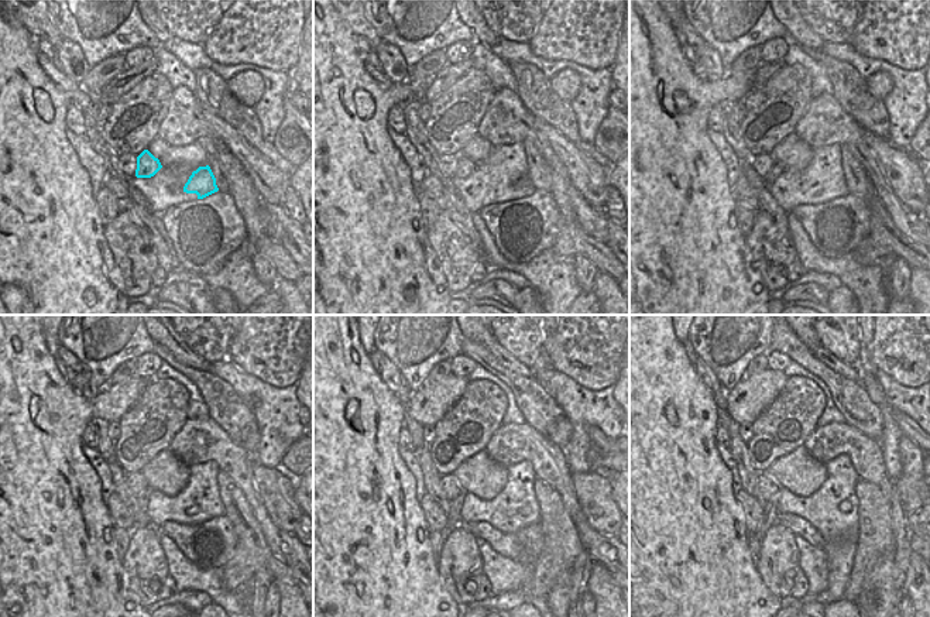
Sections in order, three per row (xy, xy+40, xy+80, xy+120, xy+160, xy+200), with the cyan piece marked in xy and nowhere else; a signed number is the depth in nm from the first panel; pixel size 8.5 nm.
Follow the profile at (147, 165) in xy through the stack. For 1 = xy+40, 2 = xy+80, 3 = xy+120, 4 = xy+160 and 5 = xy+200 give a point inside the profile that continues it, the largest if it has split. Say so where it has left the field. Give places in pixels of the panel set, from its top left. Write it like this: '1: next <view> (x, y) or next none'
1: next xy+40 (464, 167)
2: next xy+80 (778, 168)
3: next xy+120 (143, 499)
4: next xy+160 (455, 516)
5: next xy+200 (769, 510)

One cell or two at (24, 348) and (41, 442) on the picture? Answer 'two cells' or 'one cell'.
one cell

